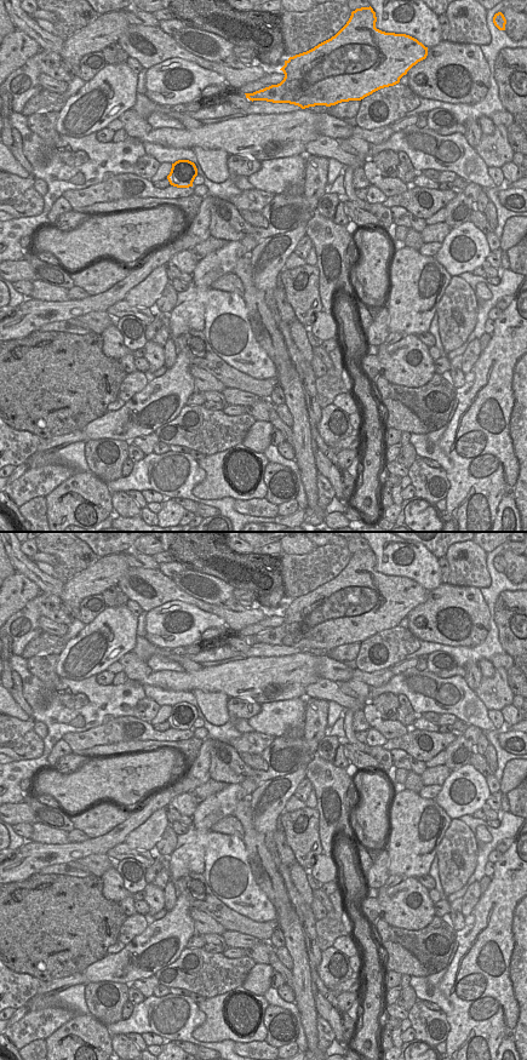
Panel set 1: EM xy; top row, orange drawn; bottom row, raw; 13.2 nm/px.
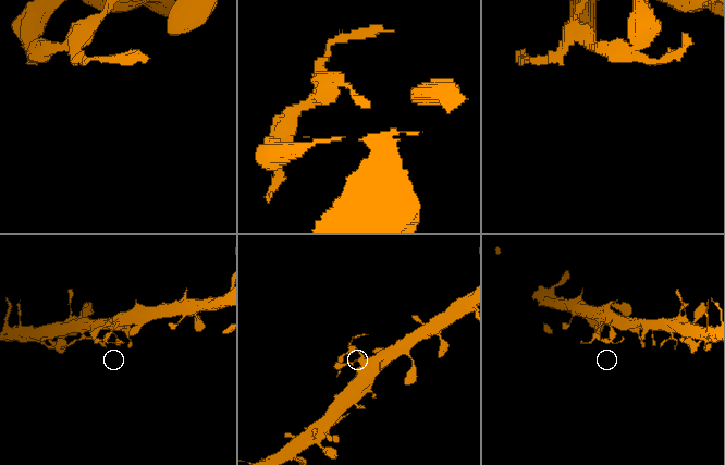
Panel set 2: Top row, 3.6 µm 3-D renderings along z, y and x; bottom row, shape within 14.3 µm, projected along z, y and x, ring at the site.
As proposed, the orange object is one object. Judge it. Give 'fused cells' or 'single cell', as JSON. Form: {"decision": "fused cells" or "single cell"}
{"decision": "fused cells"}

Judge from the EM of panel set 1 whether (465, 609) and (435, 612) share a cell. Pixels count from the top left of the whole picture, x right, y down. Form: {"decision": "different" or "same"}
{"decision": "same"}

